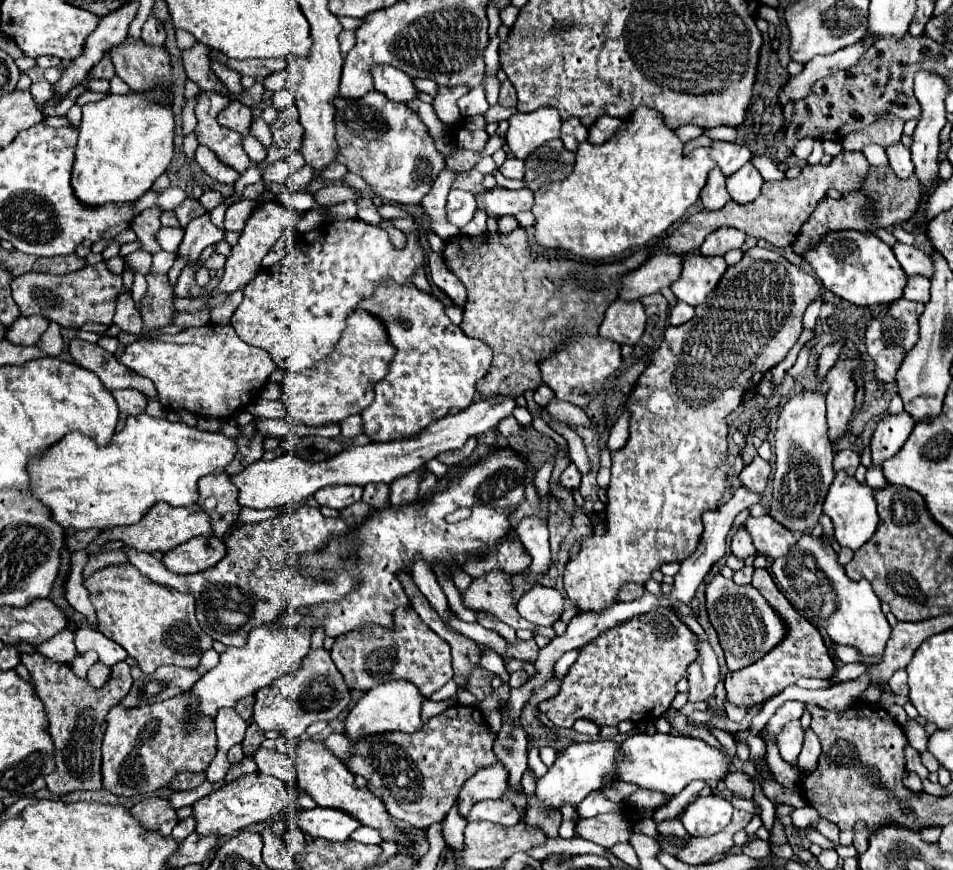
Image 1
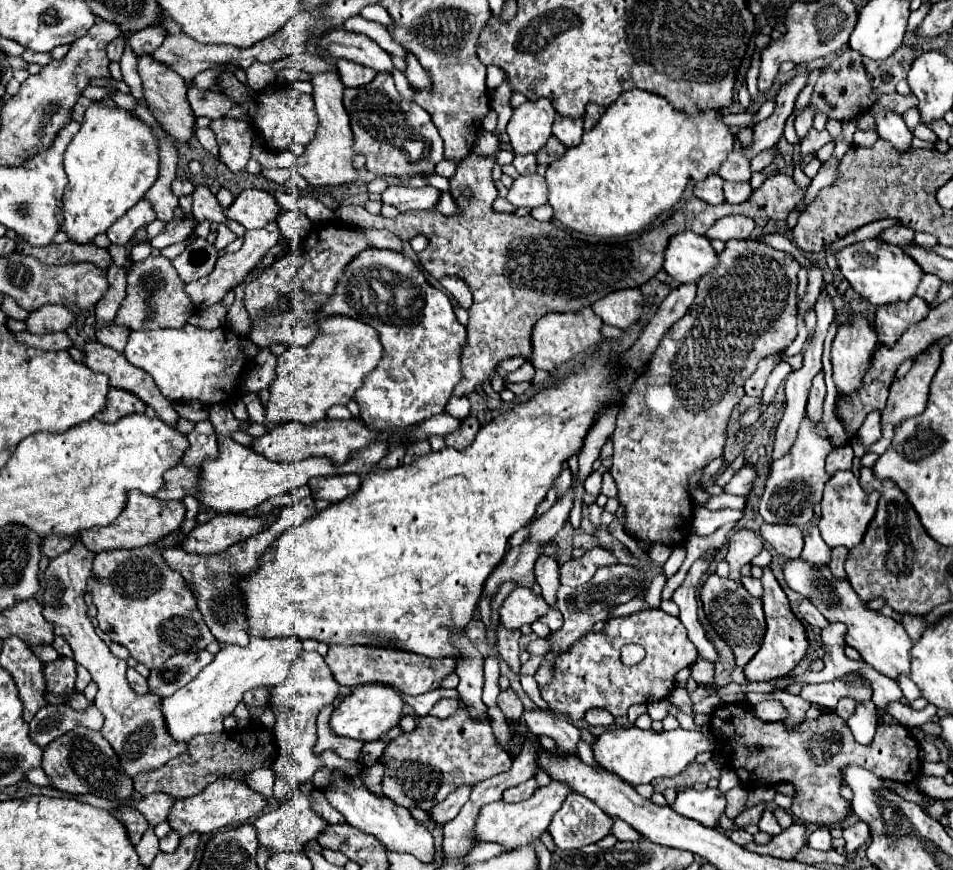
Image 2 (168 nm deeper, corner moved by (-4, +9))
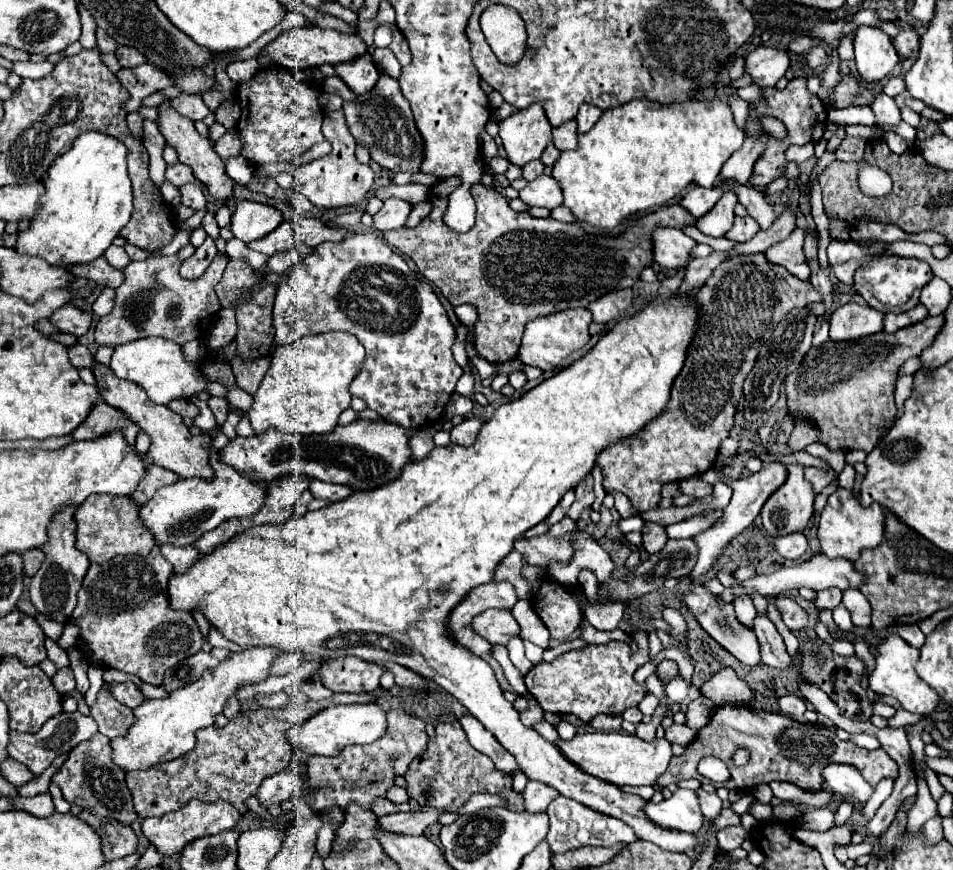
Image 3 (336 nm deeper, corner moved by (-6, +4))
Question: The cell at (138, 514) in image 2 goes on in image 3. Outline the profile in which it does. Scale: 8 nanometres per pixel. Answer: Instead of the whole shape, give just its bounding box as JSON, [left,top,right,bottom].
[75,496,157,562]

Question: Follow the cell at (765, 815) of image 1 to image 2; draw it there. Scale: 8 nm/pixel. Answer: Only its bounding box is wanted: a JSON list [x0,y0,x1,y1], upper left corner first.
[757,811,783,835]

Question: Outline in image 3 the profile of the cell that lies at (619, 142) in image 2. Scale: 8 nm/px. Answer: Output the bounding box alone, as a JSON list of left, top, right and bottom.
[553,98,745,232]

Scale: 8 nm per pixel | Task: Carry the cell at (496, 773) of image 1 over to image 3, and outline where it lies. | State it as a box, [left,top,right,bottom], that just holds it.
[379,808,443,836]

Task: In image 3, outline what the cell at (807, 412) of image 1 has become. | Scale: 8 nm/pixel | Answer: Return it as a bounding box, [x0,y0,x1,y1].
[761,464,813,536]

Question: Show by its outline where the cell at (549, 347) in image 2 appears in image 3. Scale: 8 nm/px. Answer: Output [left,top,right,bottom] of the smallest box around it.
[519,308,591,372]

